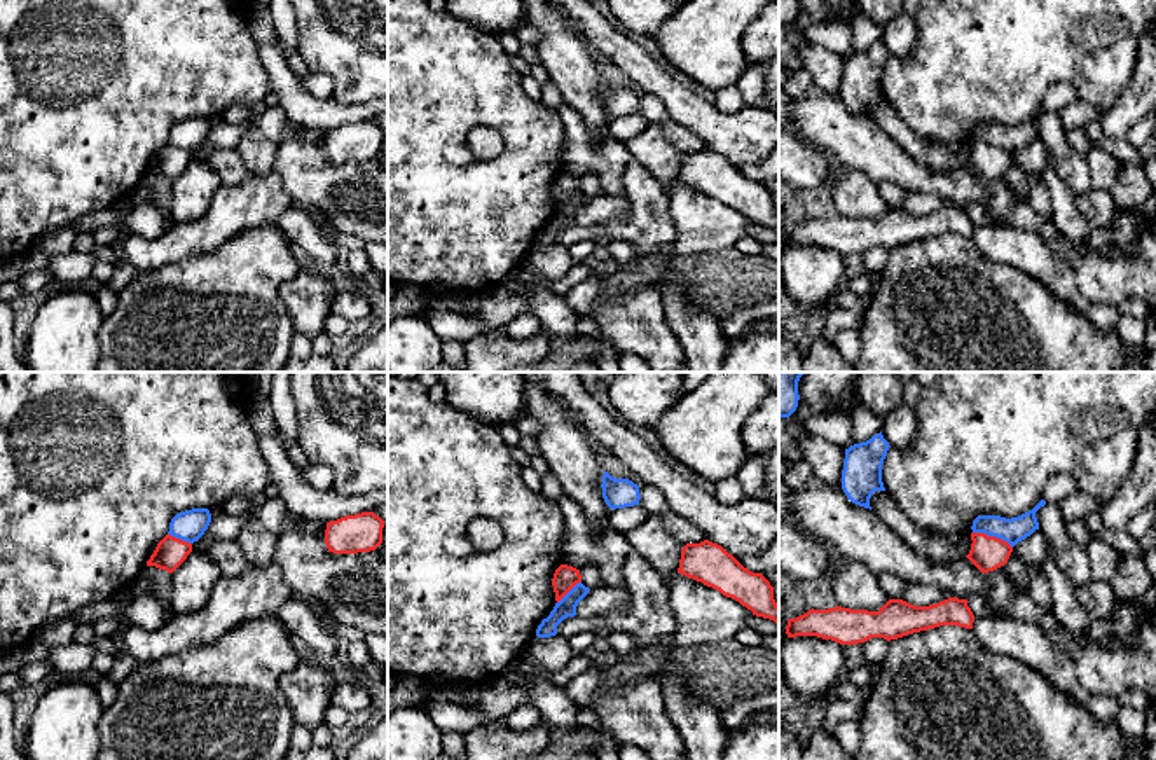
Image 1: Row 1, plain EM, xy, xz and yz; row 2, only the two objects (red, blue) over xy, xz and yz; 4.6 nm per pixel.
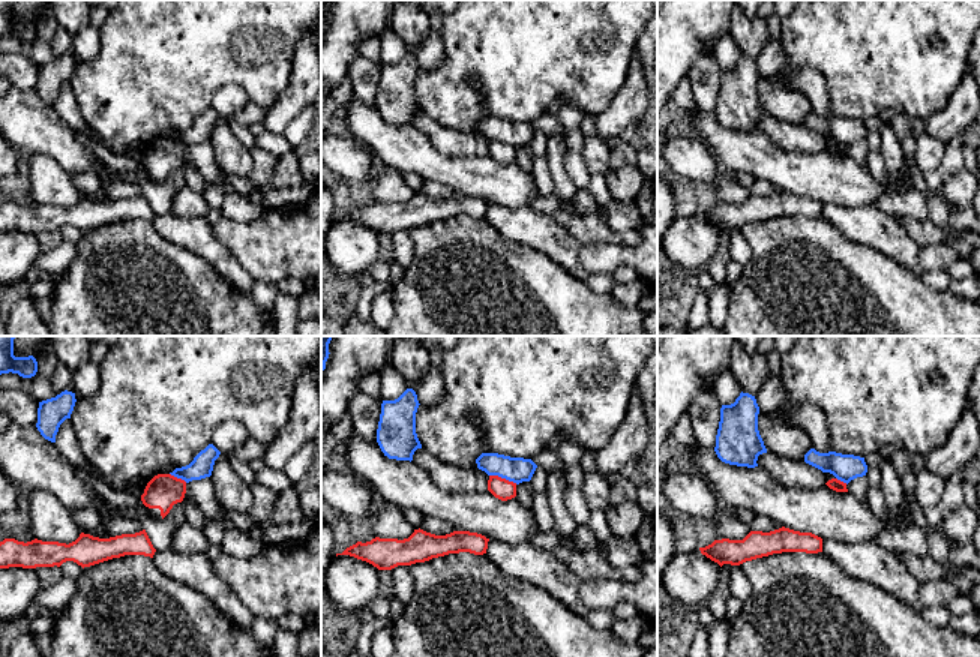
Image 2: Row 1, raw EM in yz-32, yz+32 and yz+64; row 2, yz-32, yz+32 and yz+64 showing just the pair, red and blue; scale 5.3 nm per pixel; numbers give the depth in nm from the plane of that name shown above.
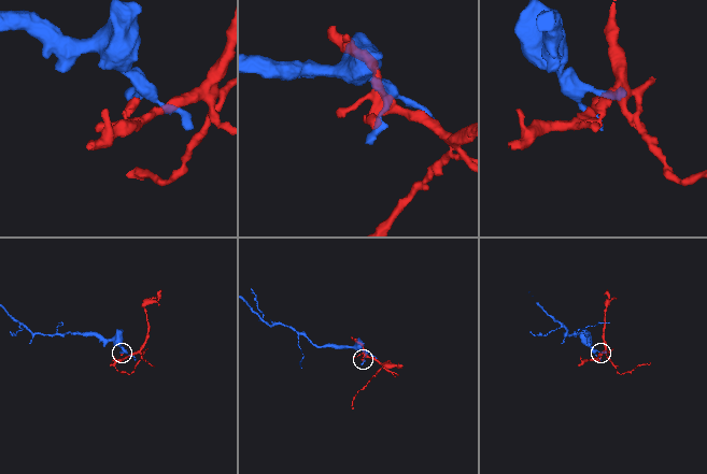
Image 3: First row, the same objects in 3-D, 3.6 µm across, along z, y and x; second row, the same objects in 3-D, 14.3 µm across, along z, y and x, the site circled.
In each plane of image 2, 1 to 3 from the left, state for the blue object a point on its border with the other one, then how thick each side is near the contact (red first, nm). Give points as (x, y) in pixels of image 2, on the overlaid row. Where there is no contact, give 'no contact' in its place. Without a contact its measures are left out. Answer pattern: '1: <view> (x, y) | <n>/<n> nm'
1: yz-32 (179, 479) | 180/120 nm
2: yz+32 (503, 479) | 120/140 nm
3: yz+64 (842, 482) | 70/140 nm

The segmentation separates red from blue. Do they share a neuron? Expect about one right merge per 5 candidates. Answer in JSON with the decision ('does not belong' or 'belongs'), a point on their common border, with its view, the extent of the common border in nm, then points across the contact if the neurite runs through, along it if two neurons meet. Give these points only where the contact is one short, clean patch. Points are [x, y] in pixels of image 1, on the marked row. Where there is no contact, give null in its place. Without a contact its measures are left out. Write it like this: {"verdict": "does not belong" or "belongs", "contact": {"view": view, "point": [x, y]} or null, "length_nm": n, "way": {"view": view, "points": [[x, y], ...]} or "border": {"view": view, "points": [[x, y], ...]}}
{"verdict": "does not belong", "contact": {"view": "yz", "point": [992, 537]}, "length_nm": 200, "border": {"view": "yz", "points": [[973, 532], [999, 537], [1011, 547]]}}

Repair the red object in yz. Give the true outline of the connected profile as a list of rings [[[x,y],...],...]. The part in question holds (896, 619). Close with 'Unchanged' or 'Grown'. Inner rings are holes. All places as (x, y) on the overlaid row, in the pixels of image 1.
[[[948,598],[936,605],[915,606],[903,599],[889,599],[878,611],[828,608],[809,610],[789,618],[788,638],[817,636],[840,645],[857,645],[871,638],[887,641],[939,625],[959,625],[973,629],[974,615],[967,599]]]. Unchanged

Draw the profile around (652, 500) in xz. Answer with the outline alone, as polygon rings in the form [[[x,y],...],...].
[[[641,484],[639,486],[639,505],[648,512],[648,514],[657,514],[664,517],[664,524],[667,531],[676,536],[683,543],[700,543],[707,540],[705,533],[692,524],[690,521],[679,517],[676,512],[671,510],[665,496],[662,491],[658,491],[653,486]]]

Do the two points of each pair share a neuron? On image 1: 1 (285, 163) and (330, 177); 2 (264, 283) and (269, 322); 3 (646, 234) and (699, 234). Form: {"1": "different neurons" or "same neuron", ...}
{"1": "same neuron", "2": "same neuron", "3": "different neurons"}

